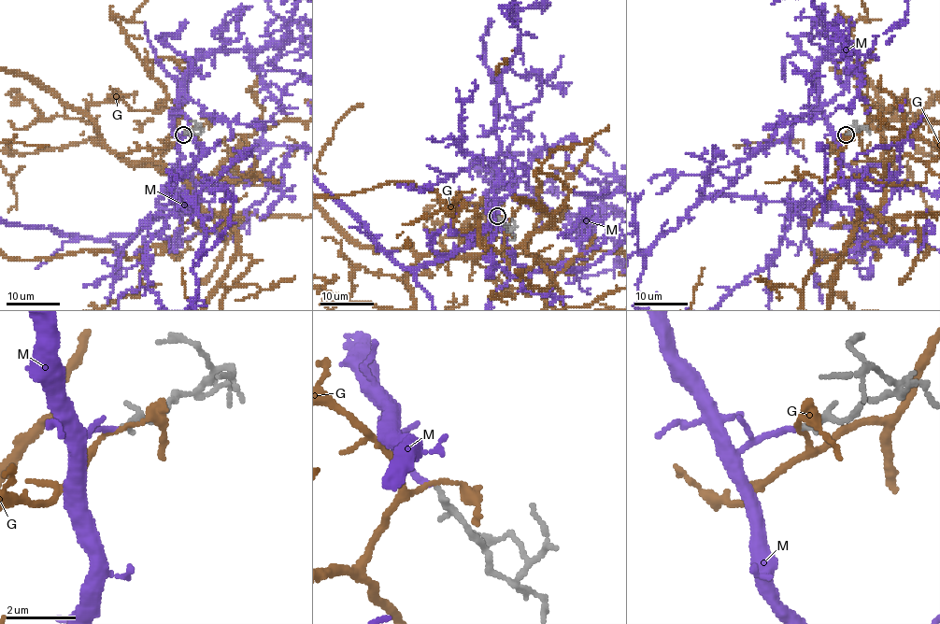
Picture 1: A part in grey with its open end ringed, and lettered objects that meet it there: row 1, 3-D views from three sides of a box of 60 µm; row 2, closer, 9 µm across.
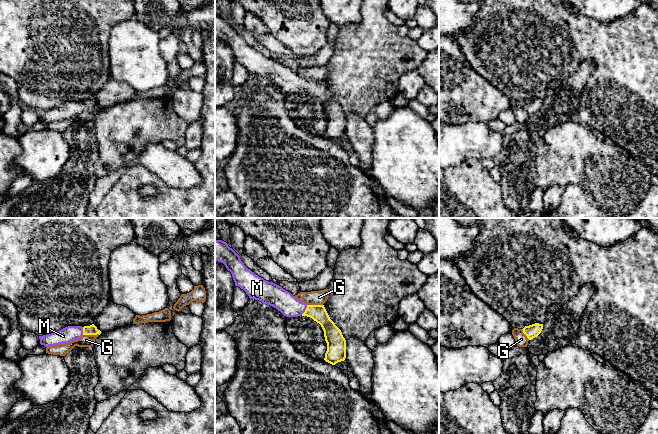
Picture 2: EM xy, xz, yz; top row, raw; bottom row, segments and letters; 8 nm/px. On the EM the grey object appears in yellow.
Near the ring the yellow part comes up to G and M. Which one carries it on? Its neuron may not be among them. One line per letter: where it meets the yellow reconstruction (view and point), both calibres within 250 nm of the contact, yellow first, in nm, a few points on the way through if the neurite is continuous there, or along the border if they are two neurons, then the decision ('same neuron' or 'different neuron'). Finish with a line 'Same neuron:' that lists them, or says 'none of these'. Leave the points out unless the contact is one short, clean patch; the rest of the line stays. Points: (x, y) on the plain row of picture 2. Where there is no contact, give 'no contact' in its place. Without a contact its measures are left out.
G: contact xy (91, 110); calibres 80 and 100 nm; border xy (99, 110), (83, 111); different neuron
M: contact xz (305, 86); calibres 140 and 170 nm; way xz (318, 89), (305, 86), (290, 83), (277, 73); same neuron
Same neuron: M

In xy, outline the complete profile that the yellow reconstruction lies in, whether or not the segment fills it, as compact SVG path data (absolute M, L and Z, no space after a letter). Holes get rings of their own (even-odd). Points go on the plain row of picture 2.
M92 100L90 102L68 102L57 108L39 112L40 120L45 123L65 120L81 114L83 111L97 111L101 107Z

